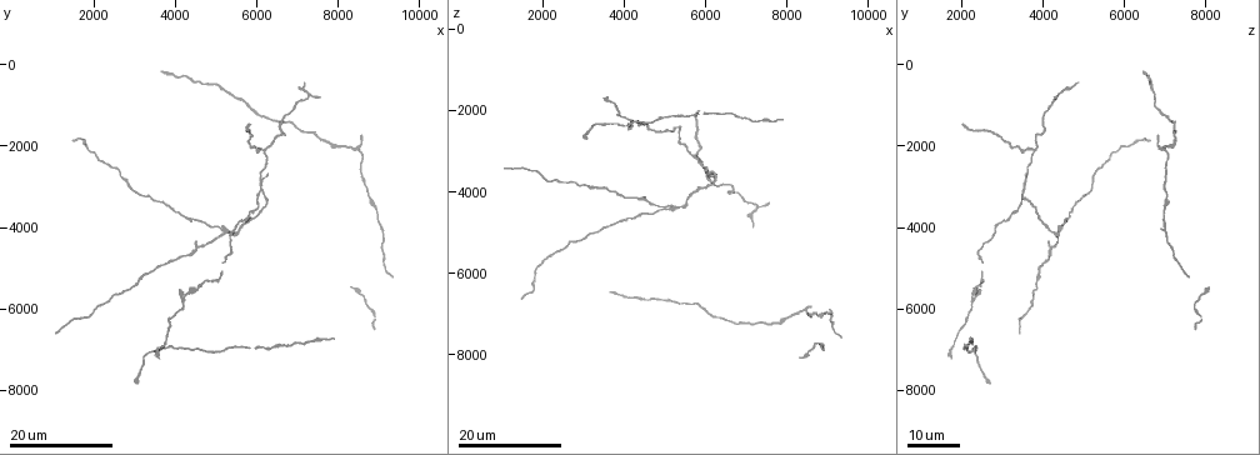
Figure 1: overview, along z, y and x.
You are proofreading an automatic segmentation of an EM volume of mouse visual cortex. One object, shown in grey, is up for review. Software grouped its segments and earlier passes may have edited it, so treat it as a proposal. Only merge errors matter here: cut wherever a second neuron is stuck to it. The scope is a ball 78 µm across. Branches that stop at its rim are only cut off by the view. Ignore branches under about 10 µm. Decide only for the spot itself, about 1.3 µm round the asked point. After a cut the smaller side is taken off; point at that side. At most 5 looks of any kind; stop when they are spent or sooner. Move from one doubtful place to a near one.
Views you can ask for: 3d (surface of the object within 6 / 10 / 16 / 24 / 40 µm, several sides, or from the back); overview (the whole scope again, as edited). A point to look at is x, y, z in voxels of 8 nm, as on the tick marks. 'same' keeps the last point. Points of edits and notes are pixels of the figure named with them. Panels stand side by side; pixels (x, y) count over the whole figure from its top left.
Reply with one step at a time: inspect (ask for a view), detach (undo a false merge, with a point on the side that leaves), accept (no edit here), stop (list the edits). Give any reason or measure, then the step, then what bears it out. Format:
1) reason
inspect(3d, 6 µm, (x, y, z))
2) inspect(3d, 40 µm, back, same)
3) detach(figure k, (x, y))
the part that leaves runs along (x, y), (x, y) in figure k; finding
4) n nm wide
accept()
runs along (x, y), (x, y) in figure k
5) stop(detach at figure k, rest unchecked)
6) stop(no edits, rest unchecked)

three arms meet
inspect(3d, 24 µm, (6100, 3100, 3450))

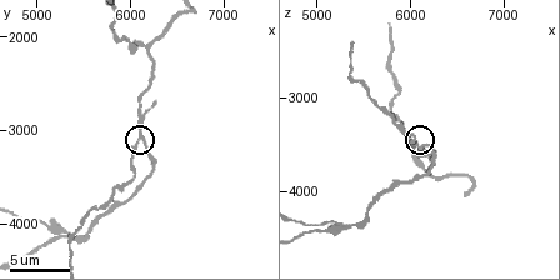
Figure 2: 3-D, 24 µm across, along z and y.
zoom in
inspect(3d, 6 µm, (6100, 3100, 3550))

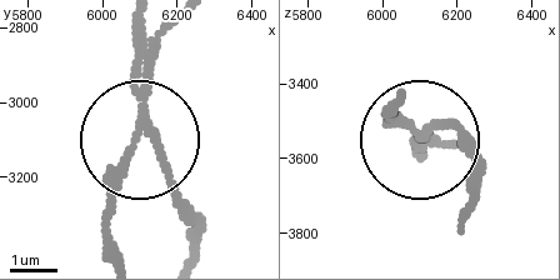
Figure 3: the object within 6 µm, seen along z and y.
detach(figure 3, (163, 153))
the part that leaves runs along (148, 94), (195, 256) in figure 3; a second neuron is stuck on

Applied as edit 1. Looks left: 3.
see it whole again
inspect(overview)

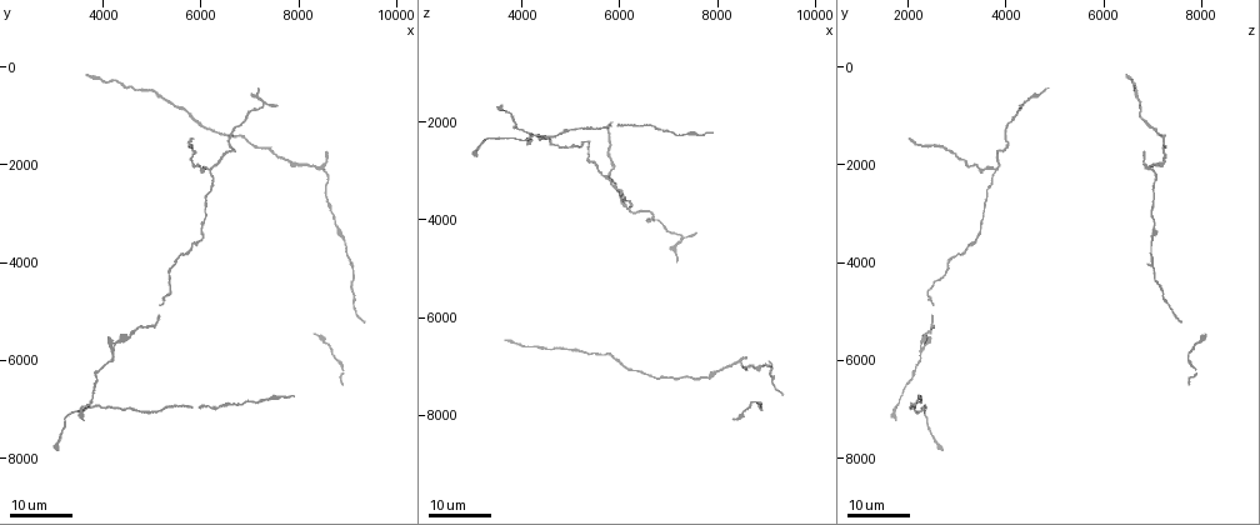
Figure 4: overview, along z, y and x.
three arms meet
inspect(3d, 24 µm, (6150, 2100, 3750))

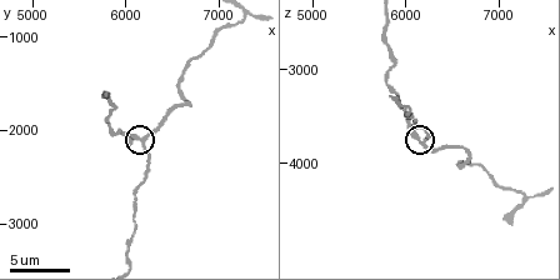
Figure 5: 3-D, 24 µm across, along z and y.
zoom in
inspect(3d, 6 µm, (6200, 2150, 3750))

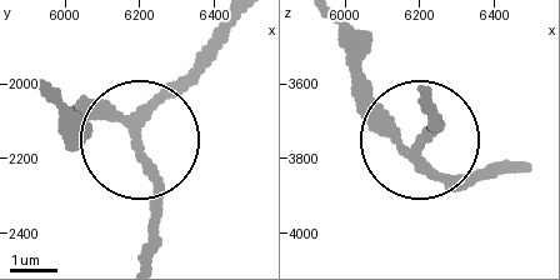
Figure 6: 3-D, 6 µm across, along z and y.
side arm 18 µm; 3 arms
accept()
continuous, no second neuron

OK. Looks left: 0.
stop(detach at figure 3, rest unchecked)

